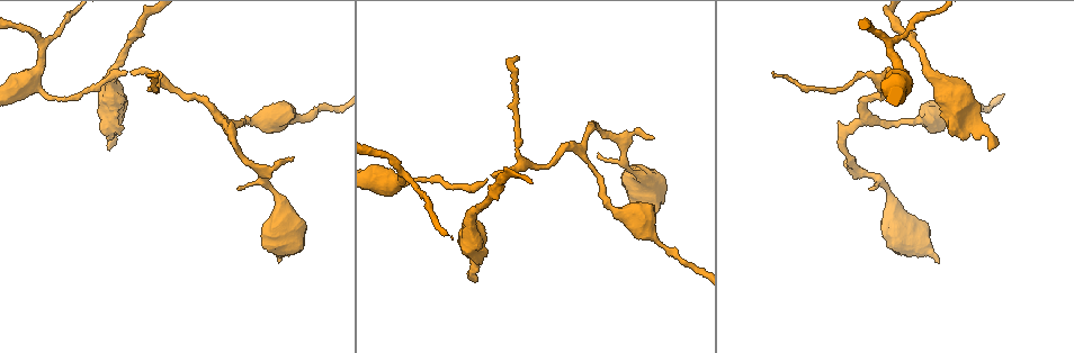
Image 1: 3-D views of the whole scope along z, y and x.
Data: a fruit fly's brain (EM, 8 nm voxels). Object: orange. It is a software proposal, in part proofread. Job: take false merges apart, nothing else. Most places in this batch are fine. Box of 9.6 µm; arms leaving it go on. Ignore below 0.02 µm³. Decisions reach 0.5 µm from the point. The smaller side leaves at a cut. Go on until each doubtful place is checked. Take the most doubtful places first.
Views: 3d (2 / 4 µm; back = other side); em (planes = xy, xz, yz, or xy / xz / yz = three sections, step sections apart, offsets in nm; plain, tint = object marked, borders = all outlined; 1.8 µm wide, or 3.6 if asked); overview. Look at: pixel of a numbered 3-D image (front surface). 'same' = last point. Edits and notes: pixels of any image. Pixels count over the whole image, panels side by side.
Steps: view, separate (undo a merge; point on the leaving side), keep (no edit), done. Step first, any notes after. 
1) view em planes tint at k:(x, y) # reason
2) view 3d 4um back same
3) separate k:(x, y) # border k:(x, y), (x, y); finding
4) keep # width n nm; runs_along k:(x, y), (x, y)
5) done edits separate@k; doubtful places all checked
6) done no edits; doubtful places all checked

view 3d 2um at 1:(519, 157) # abrupt turn

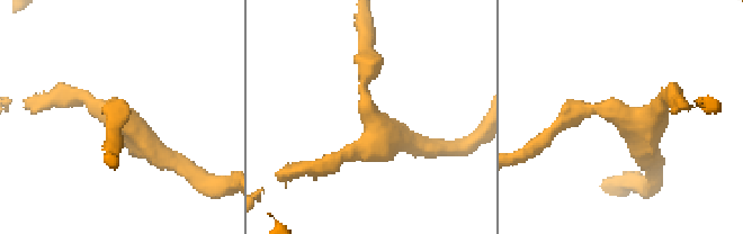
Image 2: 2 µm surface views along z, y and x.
view em yz step 4 borders at 2:(613, 110) # need the tissue

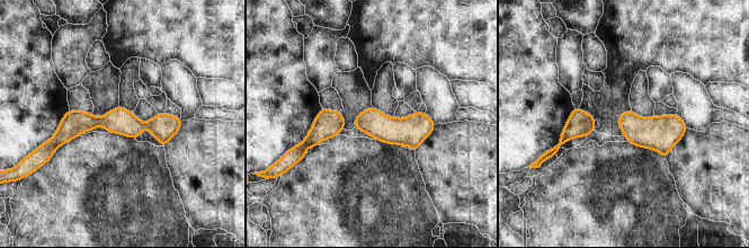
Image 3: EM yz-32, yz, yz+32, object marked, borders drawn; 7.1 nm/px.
keep # runs_along 3:(178, 121), (76, 122), (54, 139); continuous, no second cell

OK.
view 3d 4um at 1:(581, 150) # three arms meet

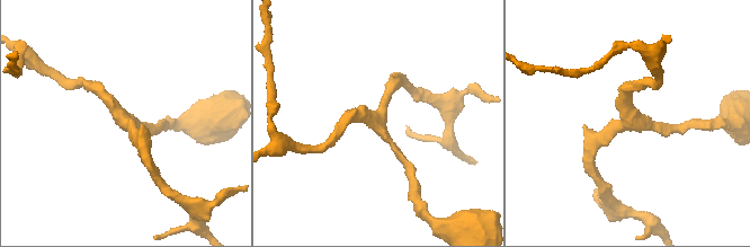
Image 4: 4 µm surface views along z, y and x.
view em 3.6um planes plain at 4:(128, 125) # arms 3; need the tissue

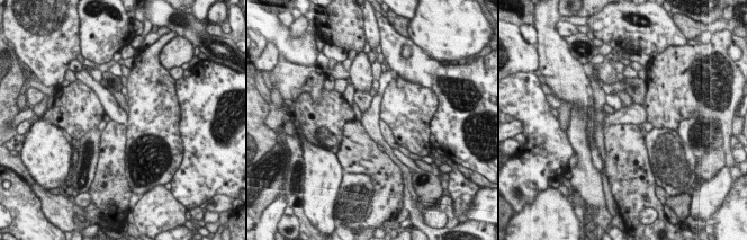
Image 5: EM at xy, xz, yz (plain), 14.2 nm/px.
view em 3.6um planes tint same

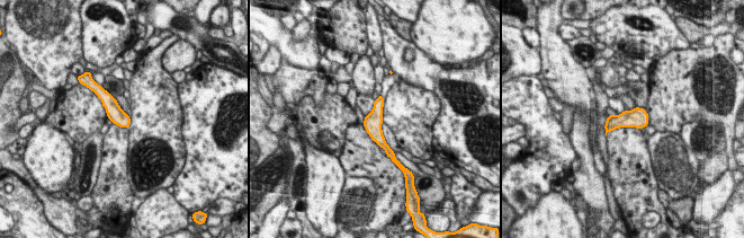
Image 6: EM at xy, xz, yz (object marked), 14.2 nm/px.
keep # continuous, no second cell

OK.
view 3d 4um at 1:(892, 42) # sharp bend

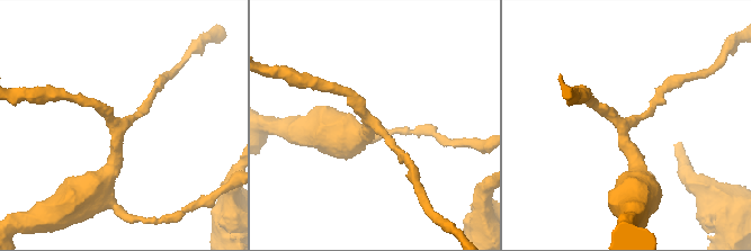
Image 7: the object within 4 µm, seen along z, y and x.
view em planes tint at 7:(123, 127) # arms 3

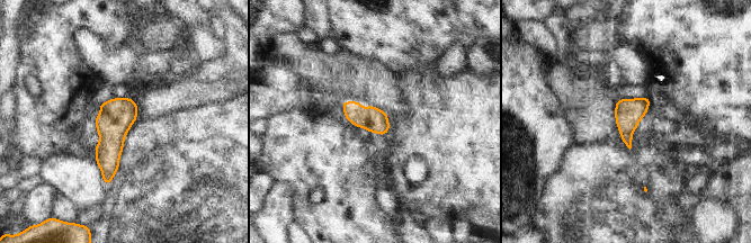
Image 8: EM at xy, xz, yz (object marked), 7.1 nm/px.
keep # all the same cell

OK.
done no edits; doubtful places all checked

